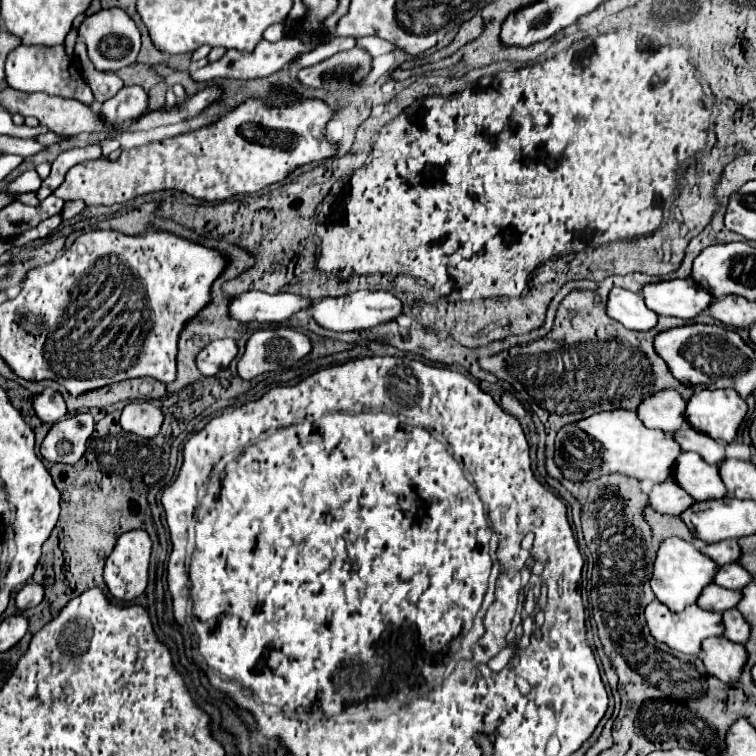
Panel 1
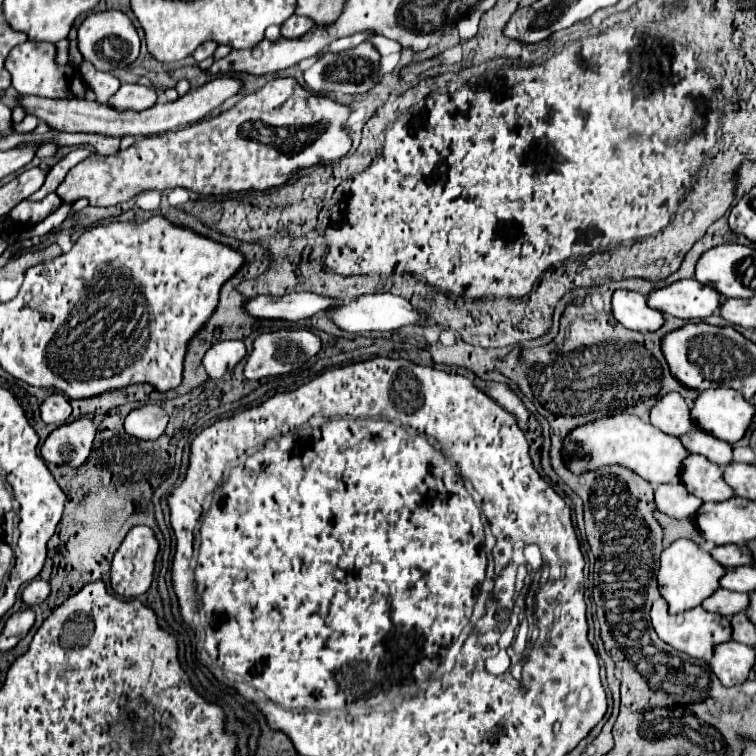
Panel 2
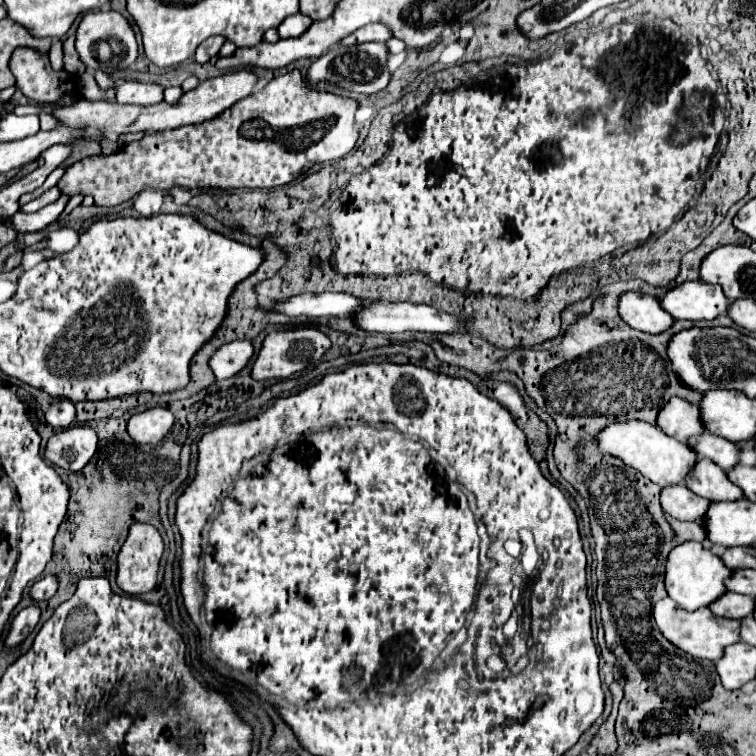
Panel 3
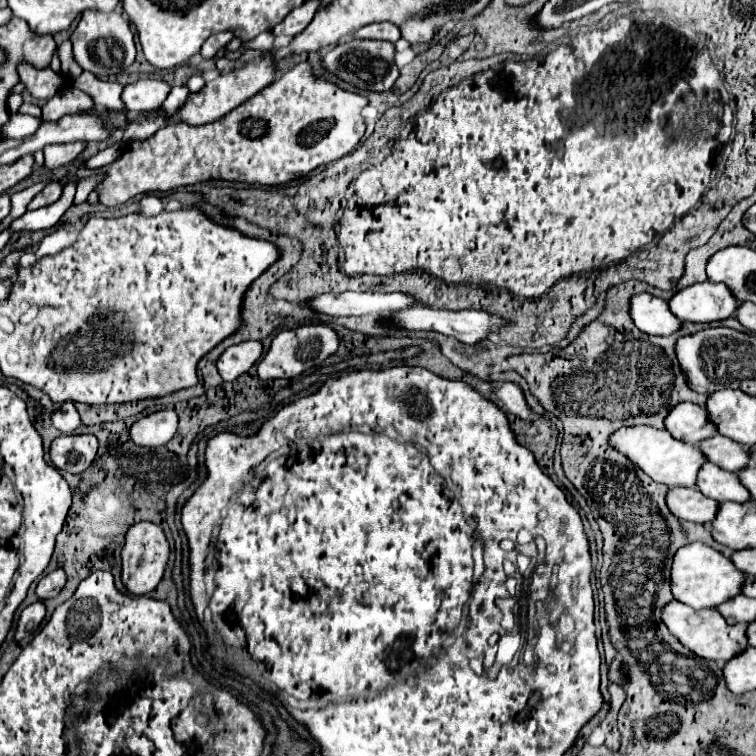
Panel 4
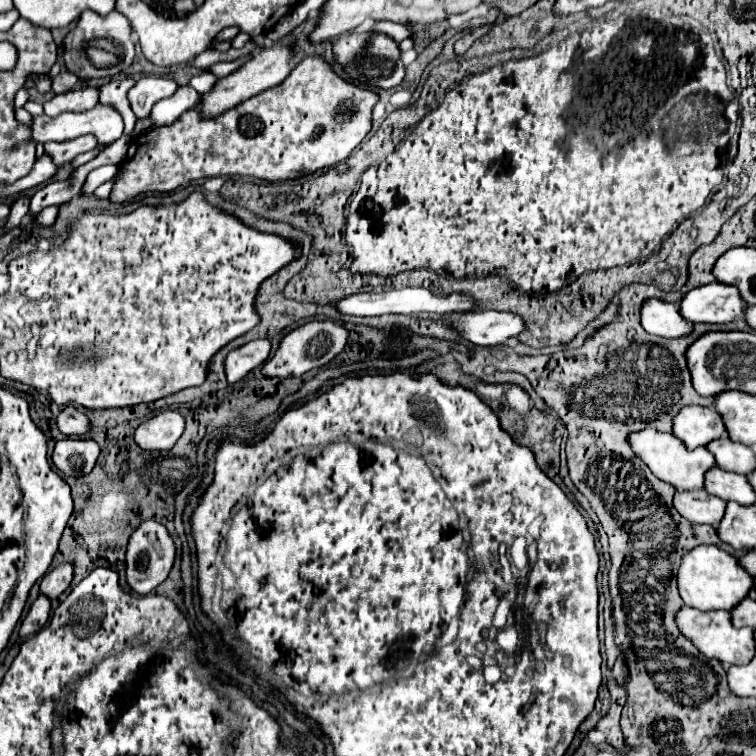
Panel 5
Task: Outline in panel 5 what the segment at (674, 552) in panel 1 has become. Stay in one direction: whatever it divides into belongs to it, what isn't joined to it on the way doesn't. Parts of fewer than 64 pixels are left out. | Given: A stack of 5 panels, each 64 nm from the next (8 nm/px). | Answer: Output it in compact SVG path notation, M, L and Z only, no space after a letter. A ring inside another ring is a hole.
M700 544L682 556L676 580L684 604L698 610L730 610L748 596L750 588L754 588L754 578L742 566L738 566L734 556L720 550L718 546L706 544Z

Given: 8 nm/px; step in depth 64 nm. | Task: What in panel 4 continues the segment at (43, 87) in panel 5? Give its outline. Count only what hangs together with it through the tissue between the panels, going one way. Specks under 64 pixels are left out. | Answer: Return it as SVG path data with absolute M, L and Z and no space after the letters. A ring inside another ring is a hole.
M28 62L18 64L18 76L24 88L30 92L32 98L50 100L56 92L70 84L70 78L64 74L52 72L52 68L36 68Z

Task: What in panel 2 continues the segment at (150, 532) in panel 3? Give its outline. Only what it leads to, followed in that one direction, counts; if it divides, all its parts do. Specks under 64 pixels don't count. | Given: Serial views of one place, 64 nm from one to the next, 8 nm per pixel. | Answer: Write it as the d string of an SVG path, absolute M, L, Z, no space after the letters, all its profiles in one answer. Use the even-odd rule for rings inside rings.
M134 526L112 558L110 586L118 596L136 598L152 584L158 540L148 526Z

